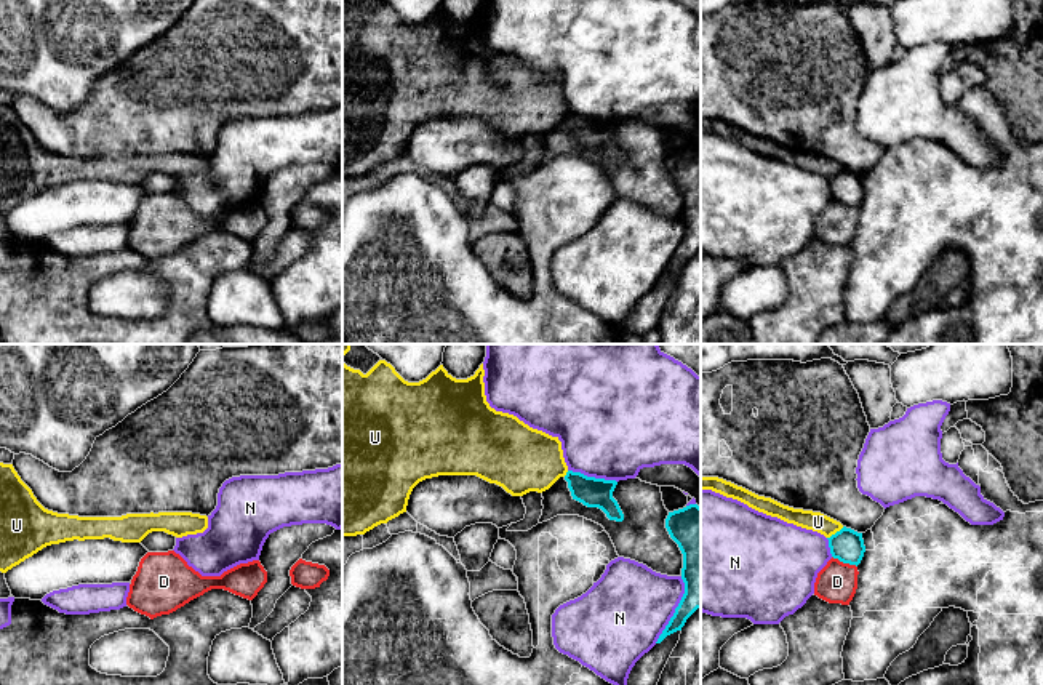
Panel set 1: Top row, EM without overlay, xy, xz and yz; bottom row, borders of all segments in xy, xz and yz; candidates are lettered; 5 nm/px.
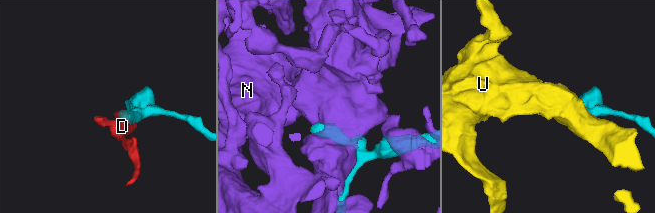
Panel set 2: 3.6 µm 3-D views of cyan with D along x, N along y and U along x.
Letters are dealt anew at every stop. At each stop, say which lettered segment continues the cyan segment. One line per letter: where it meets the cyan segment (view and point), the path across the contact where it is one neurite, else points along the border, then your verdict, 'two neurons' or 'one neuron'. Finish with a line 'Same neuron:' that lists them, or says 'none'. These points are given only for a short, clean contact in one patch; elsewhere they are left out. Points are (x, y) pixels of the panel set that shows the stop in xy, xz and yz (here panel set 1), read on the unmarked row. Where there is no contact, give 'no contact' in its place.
D: yz (845, 204) | two neurons
N: xz (675, 252) | two neurons
U: yz (837, 173) | two neurons
Same neuron: none

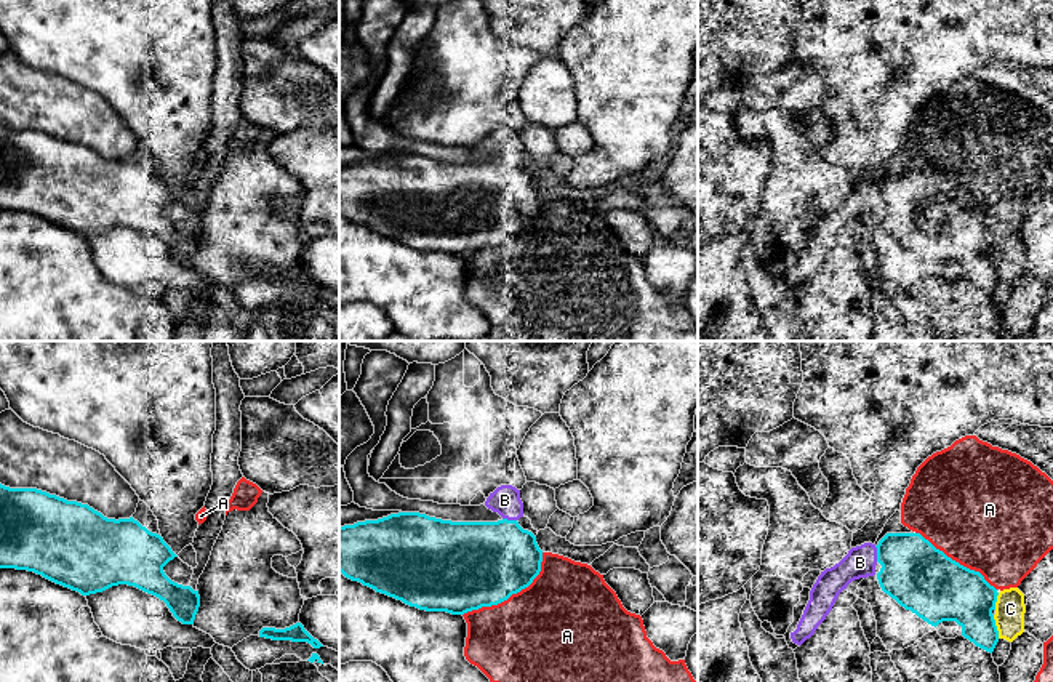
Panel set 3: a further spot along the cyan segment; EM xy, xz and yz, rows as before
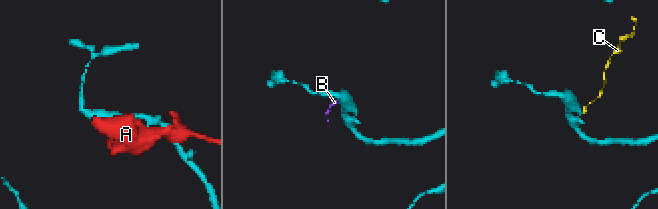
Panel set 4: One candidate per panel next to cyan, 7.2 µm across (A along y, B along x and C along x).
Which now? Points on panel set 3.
A: xz (511, 236) | two neurons
B: yz (877, 196) | two neurons
C: yz (996, 268) | two neurons
Same neuron: none

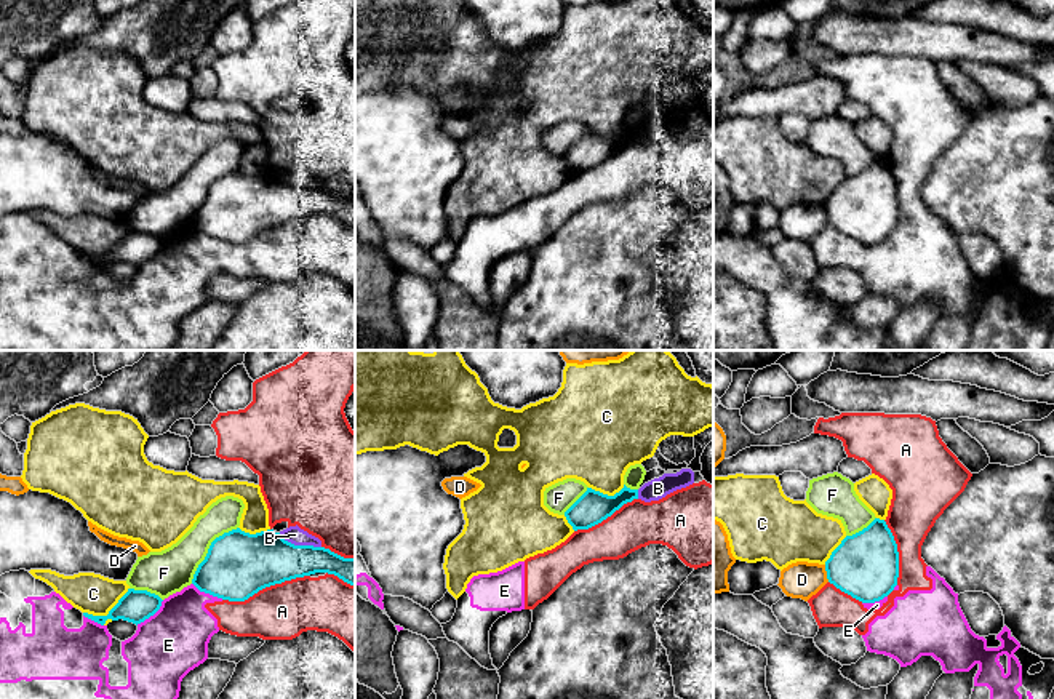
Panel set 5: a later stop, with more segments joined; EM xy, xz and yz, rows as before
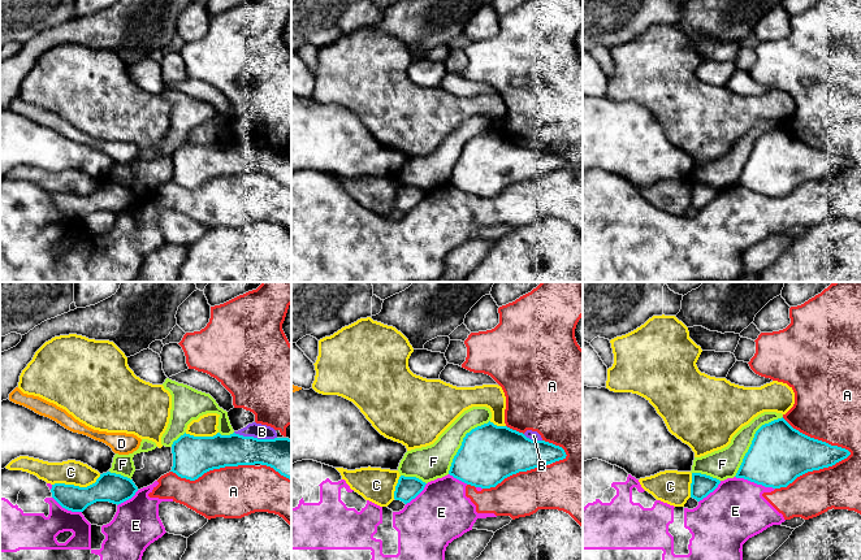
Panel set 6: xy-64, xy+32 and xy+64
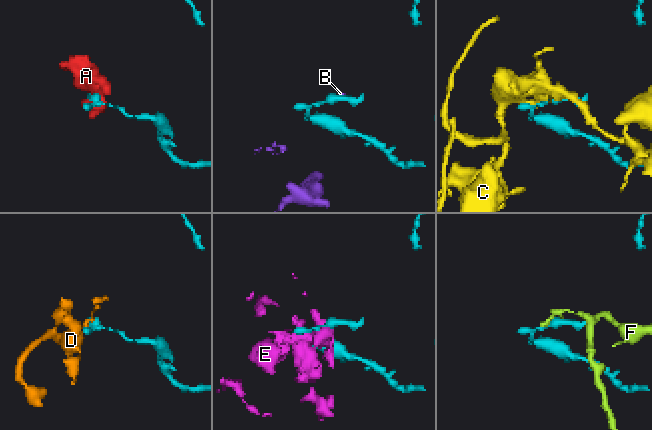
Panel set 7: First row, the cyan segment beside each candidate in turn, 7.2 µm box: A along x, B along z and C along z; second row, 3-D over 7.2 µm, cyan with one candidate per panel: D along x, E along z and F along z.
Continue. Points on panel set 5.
A: xy (266, 227) | two neurons
B: xy (299, 187) | two neurons
C: xy (109, 255) | two neurons
D: yz (827, 215) | along yz (824, 207), (829, 223) | two neurons
E: xy (151, 256) | two neurons
F: xy (208, 192) | two neurons
Same neuron: none

